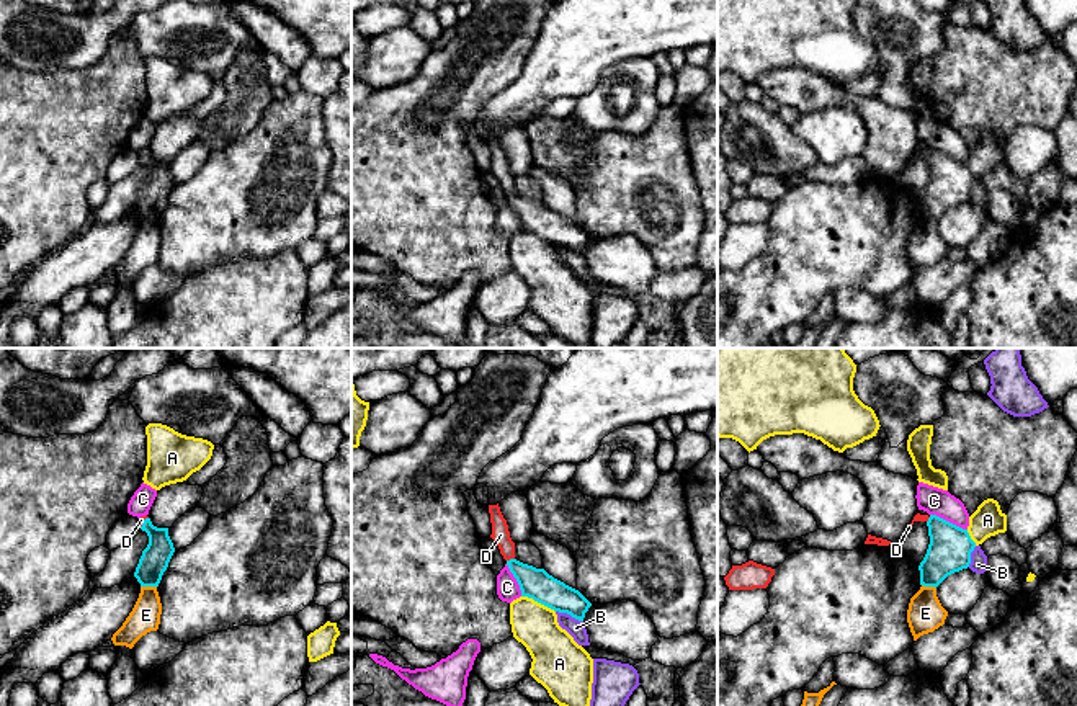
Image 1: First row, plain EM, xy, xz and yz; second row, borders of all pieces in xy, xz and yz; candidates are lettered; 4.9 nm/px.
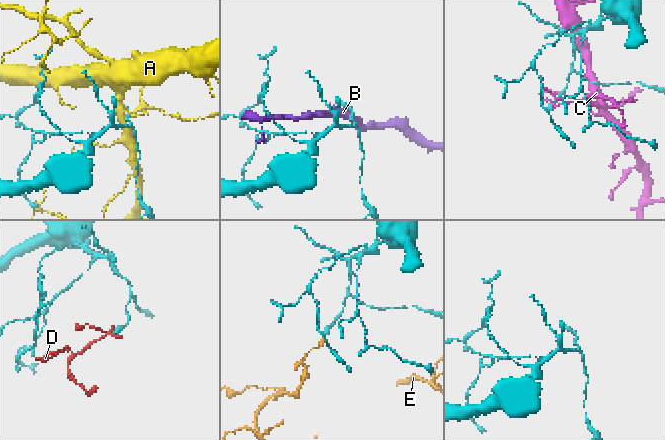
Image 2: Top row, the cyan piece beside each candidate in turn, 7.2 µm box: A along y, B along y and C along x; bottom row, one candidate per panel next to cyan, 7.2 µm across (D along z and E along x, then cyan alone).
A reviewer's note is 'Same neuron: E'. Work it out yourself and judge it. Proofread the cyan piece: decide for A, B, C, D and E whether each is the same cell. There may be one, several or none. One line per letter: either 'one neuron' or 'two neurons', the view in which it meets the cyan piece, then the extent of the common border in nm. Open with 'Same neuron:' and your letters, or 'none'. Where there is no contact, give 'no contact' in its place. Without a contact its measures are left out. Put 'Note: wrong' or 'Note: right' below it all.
Same neuron: D
A: two neurons; contact in xz; length 190 nm
B: two neurons; contact in xz; length 150 nm
C: two neurons; contact in yz; length 200 nm
D: one neuron; contact in xz; length 40 nm
E: two neurons; contact in xy; length 80 nm
Note: wrong

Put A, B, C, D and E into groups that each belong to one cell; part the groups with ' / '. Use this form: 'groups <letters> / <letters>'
groups A / B / C / D / E

